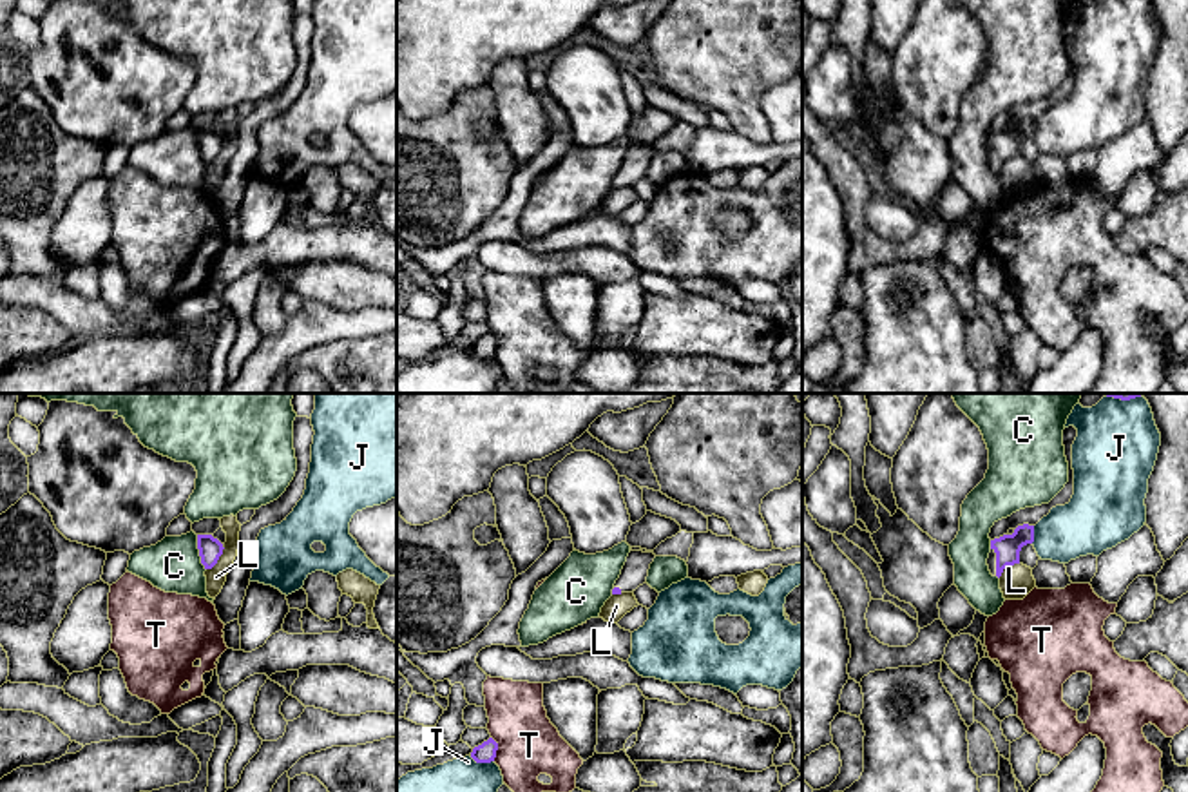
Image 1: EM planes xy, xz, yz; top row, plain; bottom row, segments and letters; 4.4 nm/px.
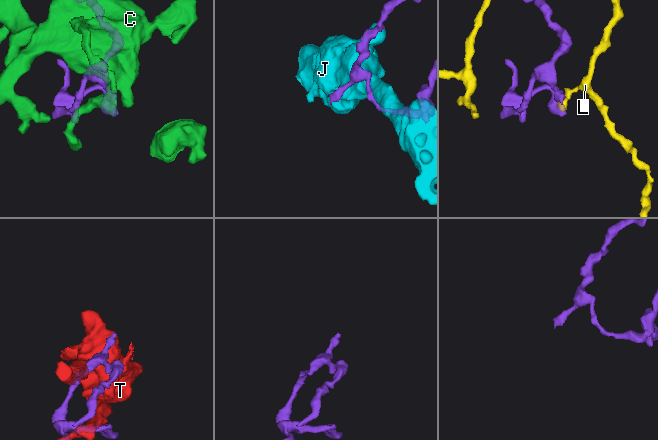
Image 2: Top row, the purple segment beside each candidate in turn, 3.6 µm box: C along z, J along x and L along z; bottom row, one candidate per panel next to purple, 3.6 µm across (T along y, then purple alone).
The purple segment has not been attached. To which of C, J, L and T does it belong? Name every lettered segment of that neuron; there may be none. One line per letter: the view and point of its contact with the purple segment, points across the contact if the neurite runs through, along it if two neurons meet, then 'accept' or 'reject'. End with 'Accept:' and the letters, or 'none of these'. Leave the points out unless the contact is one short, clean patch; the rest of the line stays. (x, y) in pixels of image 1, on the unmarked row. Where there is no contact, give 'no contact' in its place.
C: meets purple in xy at (200, 147); reject
J: meets purple in xz at (482, 356); reject
L: meets purple in xy at (218, 153); border along xy (225, 142), (220, 153), (207, 164); reject
T: meets purple in xz at (497, 343); reject
Accept: none of these

